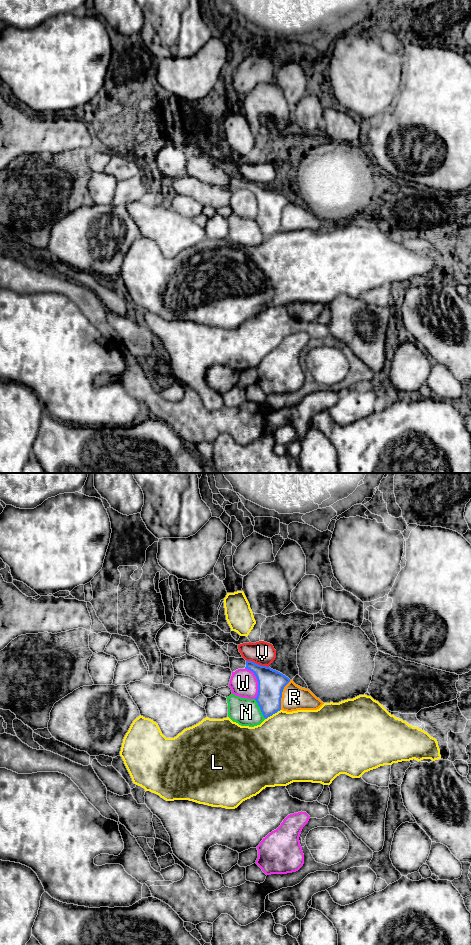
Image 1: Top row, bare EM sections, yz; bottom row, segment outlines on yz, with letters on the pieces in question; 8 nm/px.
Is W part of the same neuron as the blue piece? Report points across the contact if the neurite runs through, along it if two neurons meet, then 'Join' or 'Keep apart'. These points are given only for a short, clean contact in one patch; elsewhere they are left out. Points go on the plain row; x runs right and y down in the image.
Boundary: yz (245, 187), (253, 193), (257, 201), (257, 216), (255, 218). Keep apart

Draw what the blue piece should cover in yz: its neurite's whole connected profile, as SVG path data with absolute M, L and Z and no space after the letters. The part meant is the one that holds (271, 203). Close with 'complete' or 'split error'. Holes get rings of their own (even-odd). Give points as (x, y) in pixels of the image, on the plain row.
M246 181L246 189L252 191L258 201L258 214L255 218L265 239L281 230L284 207L290 199L270 187Z; complete

